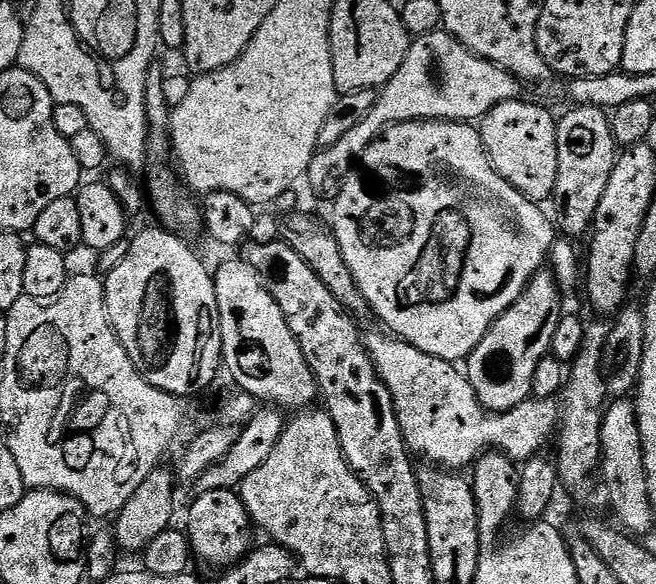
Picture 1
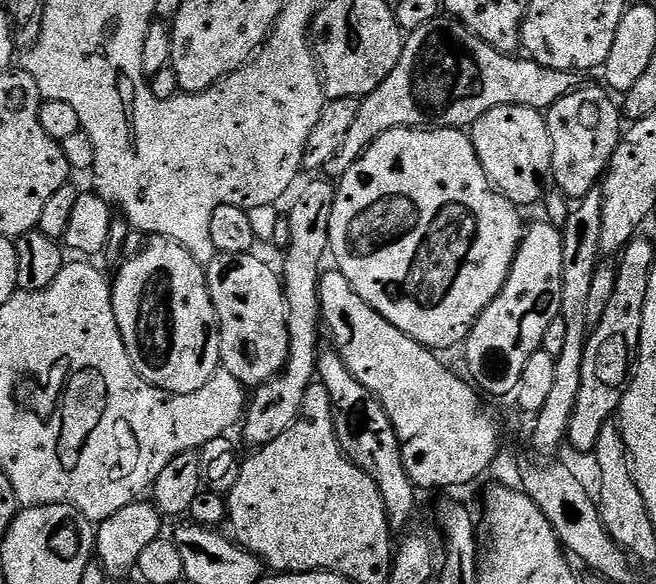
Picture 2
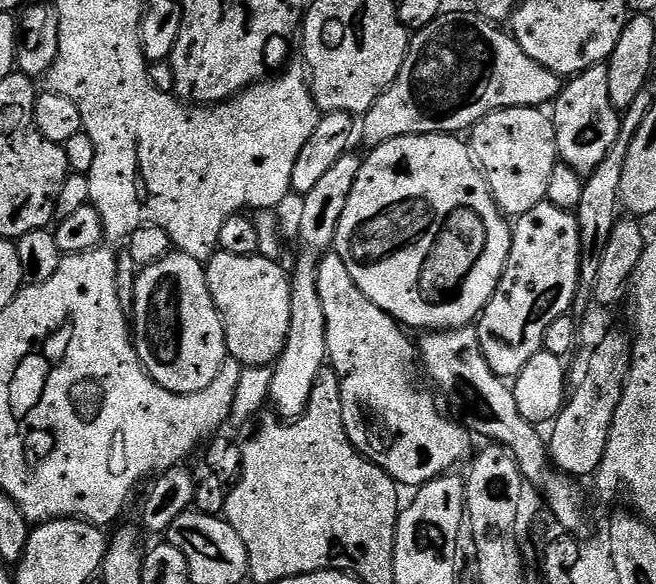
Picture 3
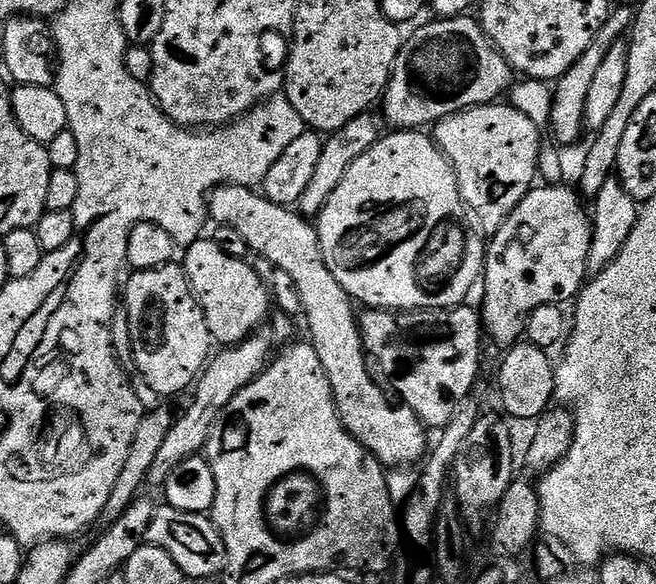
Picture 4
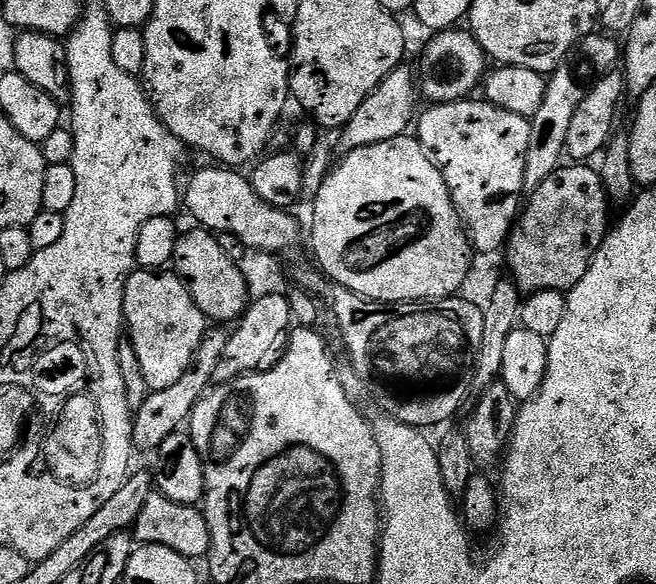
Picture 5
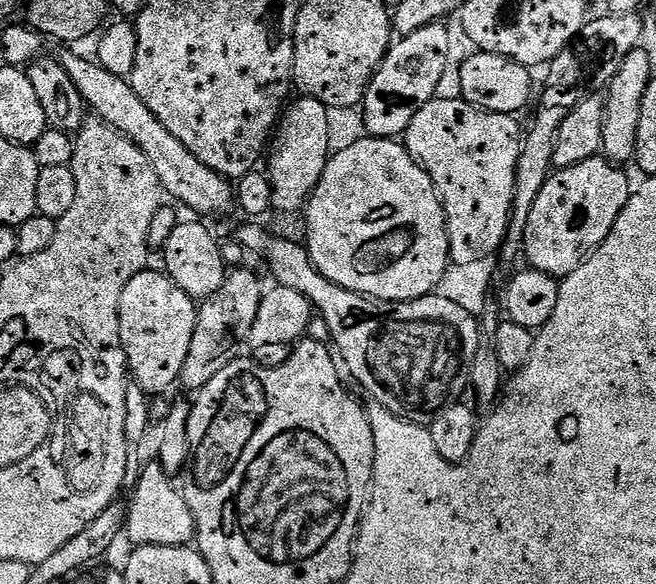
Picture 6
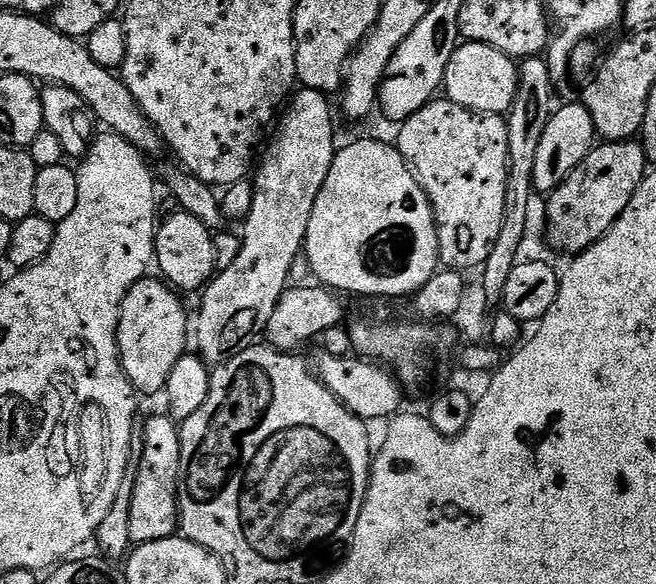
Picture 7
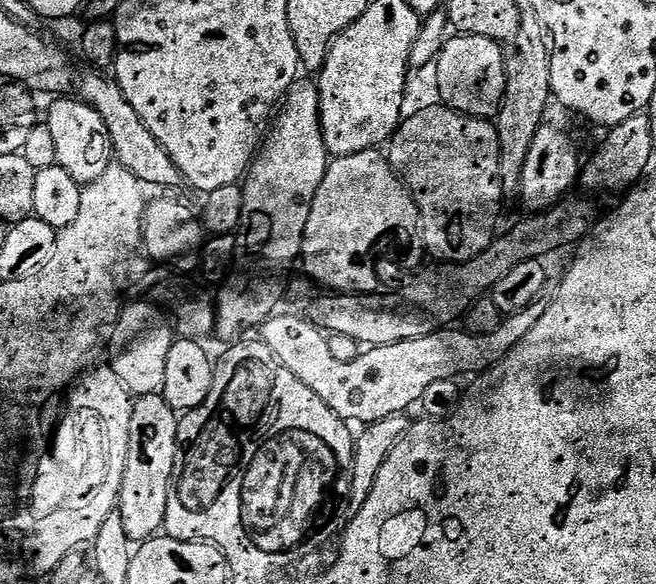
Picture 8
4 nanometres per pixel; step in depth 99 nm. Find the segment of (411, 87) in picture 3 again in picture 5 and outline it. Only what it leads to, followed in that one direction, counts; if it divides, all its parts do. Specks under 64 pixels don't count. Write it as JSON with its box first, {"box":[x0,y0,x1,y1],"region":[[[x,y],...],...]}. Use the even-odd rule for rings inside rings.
{"box":[418,30,486,104],"region":[[[449,30],[437,32],[431,37],[432,41],[424,48],[418,67],[418,92],[432,104],[449,104],[473,95],[472,92],[481,87],[486,75],[486,57],[480,49],[471,31]]]}

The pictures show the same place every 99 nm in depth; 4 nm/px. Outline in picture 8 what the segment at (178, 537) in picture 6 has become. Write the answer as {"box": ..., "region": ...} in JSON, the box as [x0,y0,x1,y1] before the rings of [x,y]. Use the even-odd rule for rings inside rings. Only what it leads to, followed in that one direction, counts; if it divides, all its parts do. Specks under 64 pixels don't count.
{"box":[118,395,181,546],"region":[[[163,395],[141,396],[132,405],[130,446],[120,487],[118,509],[122,516],[123,529],[133,545],[139,546],[145,540],[161,535],[166,518],[166,502],[174,487],[178,457],[181,455],[179,425],[180,416],[167,404]]]}

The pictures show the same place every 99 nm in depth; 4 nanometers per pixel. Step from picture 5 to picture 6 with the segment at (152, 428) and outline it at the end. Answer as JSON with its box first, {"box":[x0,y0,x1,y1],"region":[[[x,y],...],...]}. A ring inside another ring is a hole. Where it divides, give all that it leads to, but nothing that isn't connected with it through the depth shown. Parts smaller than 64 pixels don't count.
{"box":[179,270,262,390],"region":[[[232,270],[225,275],[223,286],[213,296],[199,305],[196,313],[196,329],[190,342],[190,354],[182,366],[179,383],[191,390],[199,390],[230,362],[241,355],[240,351],[252,339],[254,318],[258,318],[258,306],[262,295],[260,280],[252,272]]]}

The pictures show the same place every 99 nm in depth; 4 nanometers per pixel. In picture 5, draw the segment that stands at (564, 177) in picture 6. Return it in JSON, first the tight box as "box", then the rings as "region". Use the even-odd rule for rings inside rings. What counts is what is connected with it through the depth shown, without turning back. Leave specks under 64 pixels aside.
{"box":[506,162,610,293],"region":[[[576,162],[568,166],[561,166],[554,174],[550,174],[550,178],[546,178],[546,182],[542,182],[531,193],[532,201],[527,201],[526,207],[519,213],[518,219],[506,241],[506,268],[510,273],[511,279],[515,281],[518,289],[525,293],[541,292],[542,290],[554,290],[555,292],[567,293],[568,289],[573,288],[578,282],[582,282],[582,274],[586,274],[586,270],[590,266],[590,262],[594,258],[594,254],[602,246],[604,237],[610,231],[610,220],[608,224],[608,207],[610,201],[608,199],[608,191],[604,188],[604,183],[600,177],[599,171],[595,167],[585,166],[583,163]]]}

